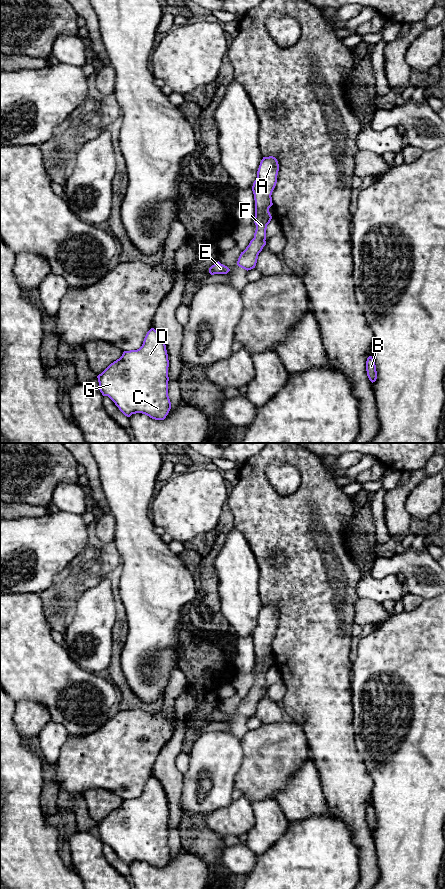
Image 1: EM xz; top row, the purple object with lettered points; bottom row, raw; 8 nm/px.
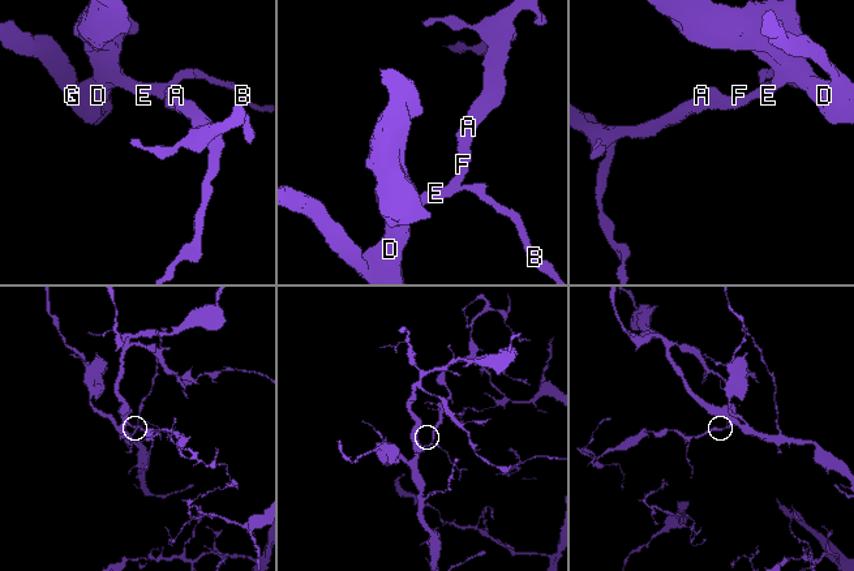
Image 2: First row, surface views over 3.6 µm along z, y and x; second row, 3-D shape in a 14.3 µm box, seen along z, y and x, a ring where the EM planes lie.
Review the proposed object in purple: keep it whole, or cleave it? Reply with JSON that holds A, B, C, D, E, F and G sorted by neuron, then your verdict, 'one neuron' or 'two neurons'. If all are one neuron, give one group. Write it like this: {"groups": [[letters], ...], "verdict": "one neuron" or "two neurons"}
{"groups": [["A", "B", "C", "D", "E", "F", "G"]], "verdict": "one neuron"}

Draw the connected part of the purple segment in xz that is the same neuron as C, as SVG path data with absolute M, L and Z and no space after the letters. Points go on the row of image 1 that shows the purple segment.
M151 328L139 349L124 351L119 359L97 376L99 390L127 417L142 413L155 420L164 420L171 409L168 396L168 367L165 342L159 332Z

